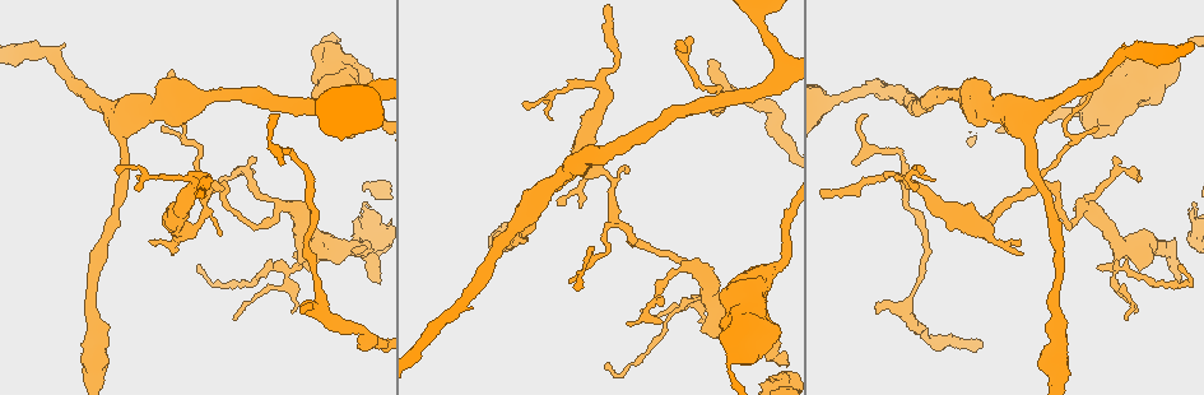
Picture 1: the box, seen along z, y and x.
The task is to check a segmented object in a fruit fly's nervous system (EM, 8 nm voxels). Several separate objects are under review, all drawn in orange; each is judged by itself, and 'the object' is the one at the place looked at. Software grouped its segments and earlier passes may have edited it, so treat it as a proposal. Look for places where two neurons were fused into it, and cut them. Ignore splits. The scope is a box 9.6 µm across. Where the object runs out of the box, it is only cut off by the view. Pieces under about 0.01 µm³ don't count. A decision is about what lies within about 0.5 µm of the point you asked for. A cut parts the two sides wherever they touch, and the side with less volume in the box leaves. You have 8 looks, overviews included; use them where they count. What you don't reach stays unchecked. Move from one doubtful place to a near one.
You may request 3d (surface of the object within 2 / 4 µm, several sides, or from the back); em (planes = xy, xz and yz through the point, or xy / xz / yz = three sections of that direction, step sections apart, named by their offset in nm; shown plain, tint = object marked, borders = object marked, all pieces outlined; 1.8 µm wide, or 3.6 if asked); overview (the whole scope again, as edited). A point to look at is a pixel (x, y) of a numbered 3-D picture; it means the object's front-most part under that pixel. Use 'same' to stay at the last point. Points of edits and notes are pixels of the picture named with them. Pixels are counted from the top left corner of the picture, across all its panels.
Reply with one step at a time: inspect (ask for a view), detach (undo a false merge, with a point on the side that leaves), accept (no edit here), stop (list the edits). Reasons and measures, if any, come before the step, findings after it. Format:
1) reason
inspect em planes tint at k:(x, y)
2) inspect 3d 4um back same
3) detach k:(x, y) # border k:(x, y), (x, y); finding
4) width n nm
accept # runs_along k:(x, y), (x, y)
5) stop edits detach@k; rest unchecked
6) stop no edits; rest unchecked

abrupt turn
inspect 3d 2um back at 1:(291, 151)

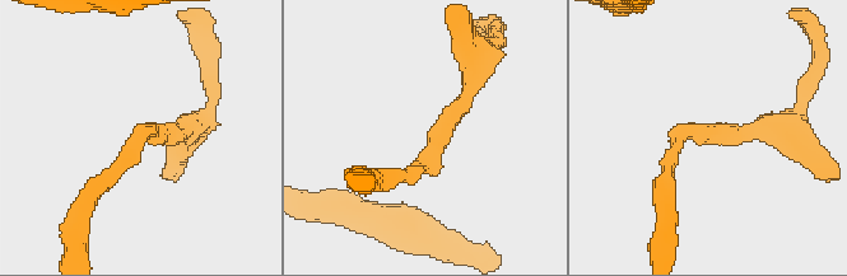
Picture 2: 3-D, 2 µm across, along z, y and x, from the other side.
now the EM
inspect em xy step 4 tint at 2:(422, 170)

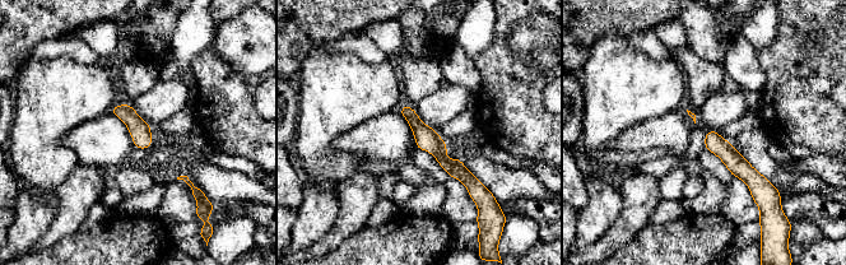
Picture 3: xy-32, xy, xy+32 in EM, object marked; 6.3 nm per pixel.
inspect em xz step 4 tint same

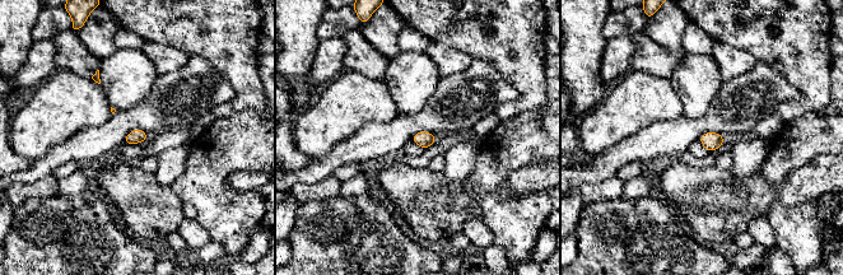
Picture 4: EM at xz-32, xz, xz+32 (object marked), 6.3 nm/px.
accept # continuous, no second neuron

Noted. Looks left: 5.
three arms meet
inspect em 3.6um planes tint at 1:(623, 224)

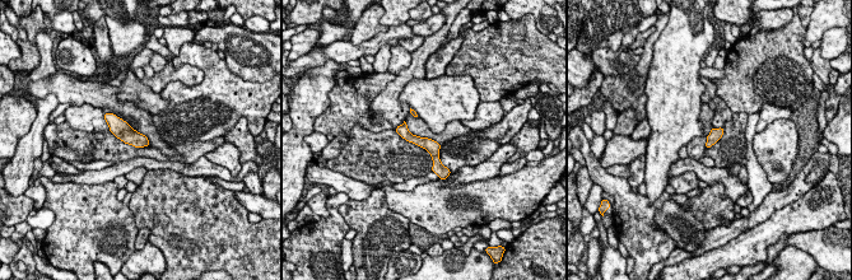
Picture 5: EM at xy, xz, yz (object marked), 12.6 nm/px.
accept # one neuron here

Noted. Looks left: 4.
inspect 3d 4um back at 1:(1112, 275)

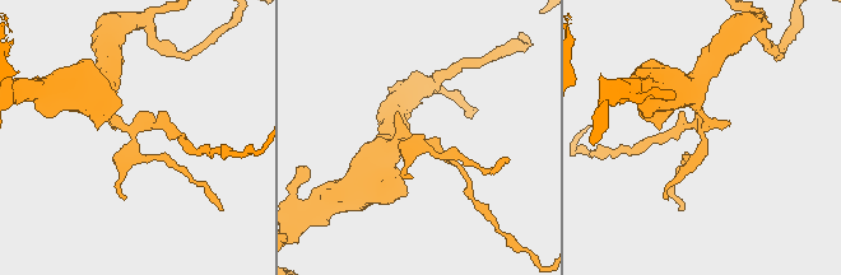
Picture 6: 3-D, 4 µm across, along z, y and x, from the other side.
now the EM
inspect em xy step 8 tint at 6:(419, 138)

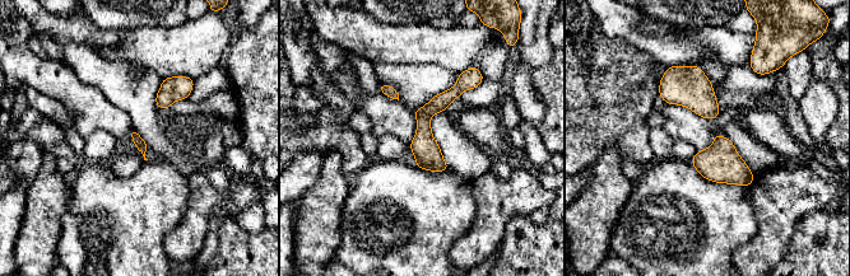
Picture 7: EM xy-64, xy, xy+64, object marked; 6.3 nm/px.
inspect em planes tint same

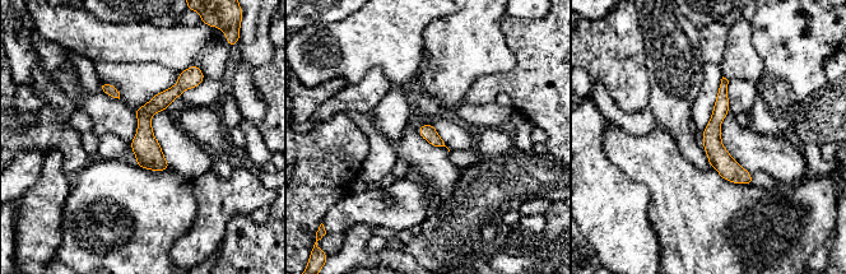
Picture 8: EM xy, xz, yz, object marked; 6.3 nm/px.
accept # runs_along 8:(724, 82), (714, 148), (748, 180); all the same neuron

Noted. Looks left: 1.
stop no edits; rest unchecked

